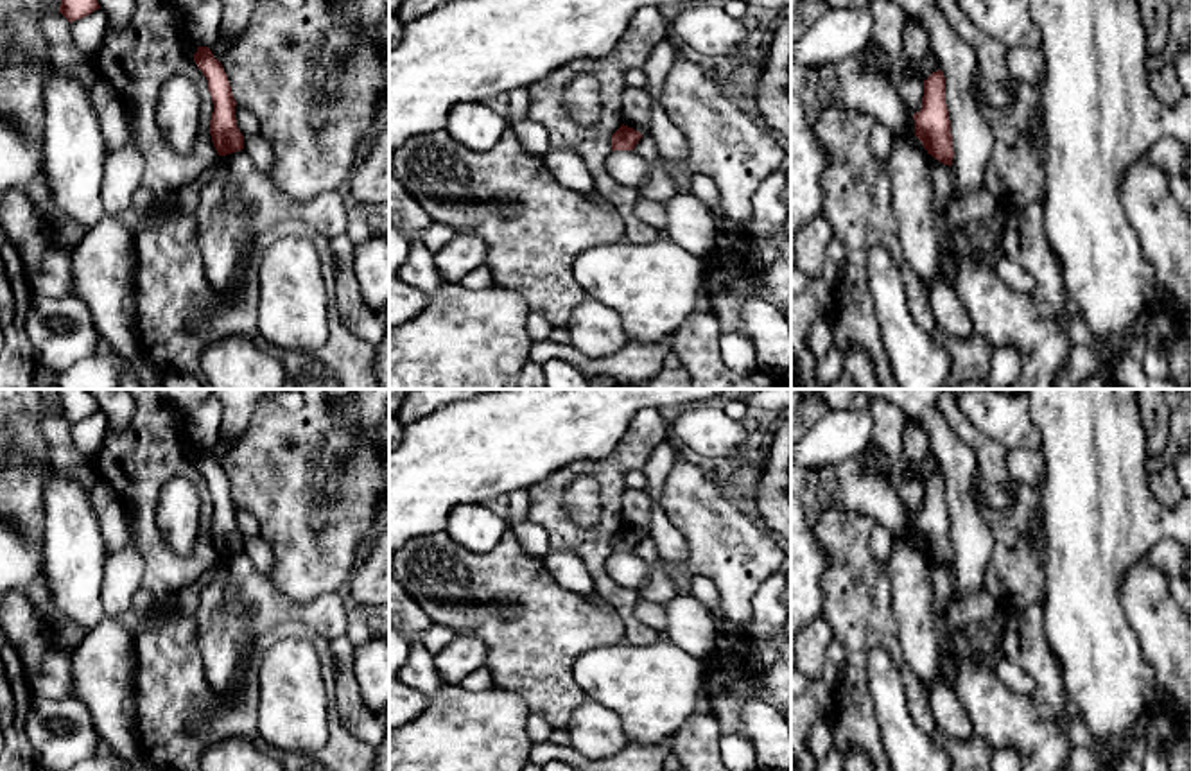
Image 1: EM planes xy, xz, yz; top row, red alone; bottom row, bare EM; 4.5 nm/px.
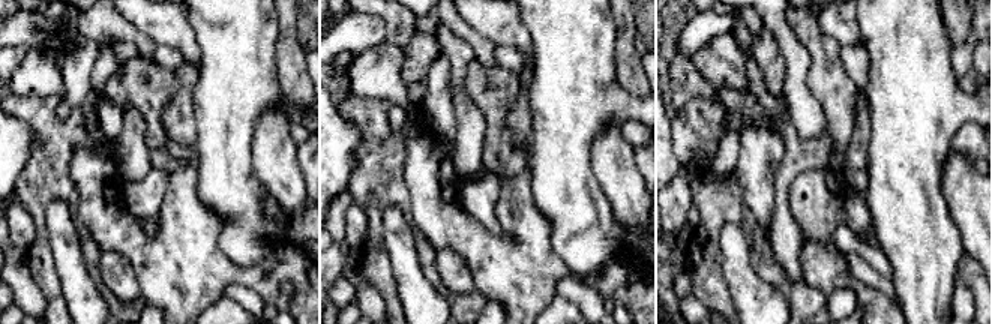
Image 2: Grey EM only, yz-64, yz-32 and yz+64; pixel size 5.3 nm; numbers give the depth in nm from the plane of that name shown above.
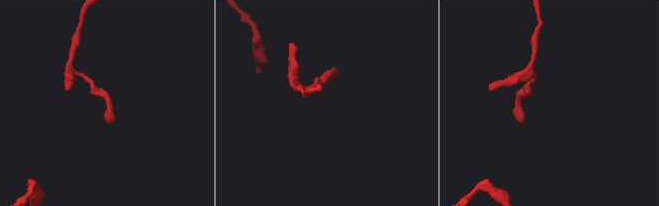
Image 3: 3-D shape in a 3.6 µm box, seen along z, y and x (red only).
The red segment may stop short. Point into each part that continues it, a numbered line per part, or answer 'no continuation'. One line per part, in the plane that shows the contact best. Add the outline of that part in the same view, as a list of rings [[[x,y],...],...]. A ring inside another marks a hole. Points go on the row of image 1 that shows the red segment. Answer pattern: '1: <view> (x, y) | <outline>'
no continuation

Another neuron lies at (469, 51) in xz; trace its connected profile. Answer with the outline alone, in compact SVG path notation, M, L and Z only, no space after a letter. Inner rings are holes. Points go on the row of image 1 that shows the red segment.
M454 0L405 23L402 38L389 45L389 154L416 136L445 129L457 102L481 102L543 79L572 59L608 56L630 20L642 7L694 0Z

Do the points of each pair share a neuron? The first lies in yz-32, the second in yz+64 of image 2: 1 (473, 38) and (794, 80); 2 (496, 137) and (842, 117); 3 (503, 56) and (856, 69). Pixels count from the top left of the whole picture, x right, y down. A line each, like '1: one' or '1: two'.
1: two
2: two
3: one

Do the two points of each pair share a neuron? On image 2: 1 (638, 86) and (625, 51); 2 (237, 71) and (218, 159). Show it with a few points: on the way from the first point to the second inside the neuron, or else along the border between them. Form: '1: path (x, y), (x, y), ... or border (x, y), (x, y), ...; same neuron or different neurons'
1: path (632, 77), (628, 60); same neuron
2: path (231, 93), (225, 108), (224, 137); same neuron

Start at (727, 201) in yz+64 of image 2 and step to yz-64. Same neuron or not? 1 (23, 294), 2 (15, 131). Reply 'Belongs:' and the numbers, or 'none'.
Belongs: none

